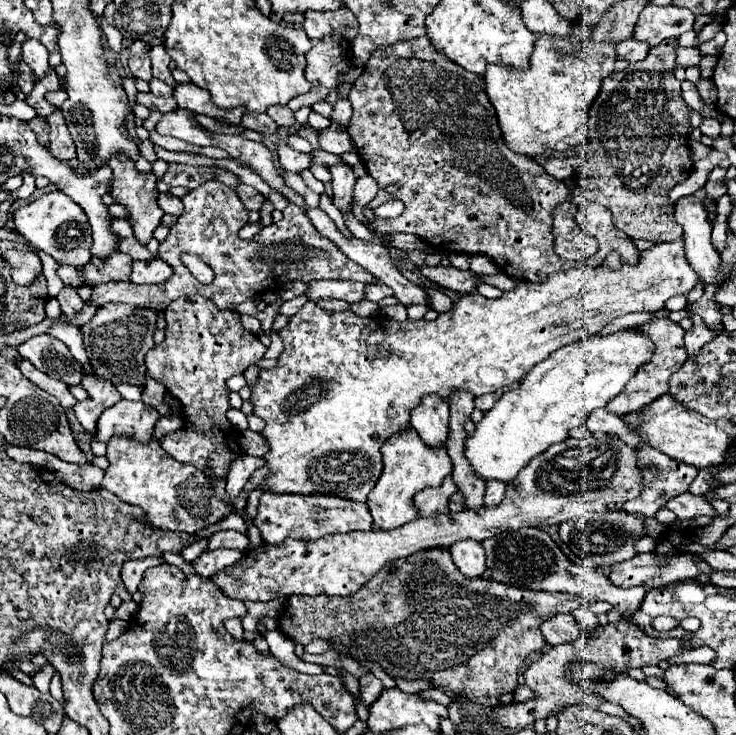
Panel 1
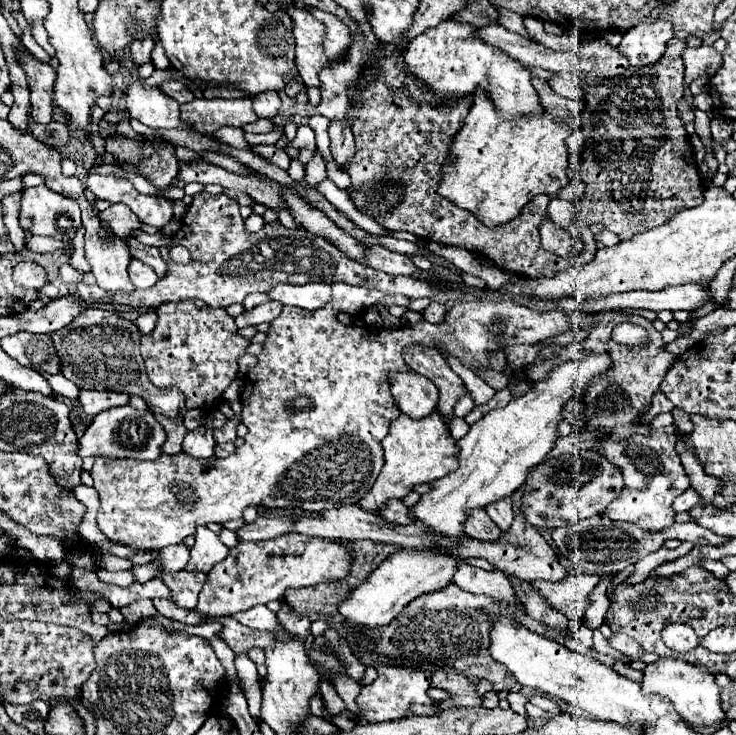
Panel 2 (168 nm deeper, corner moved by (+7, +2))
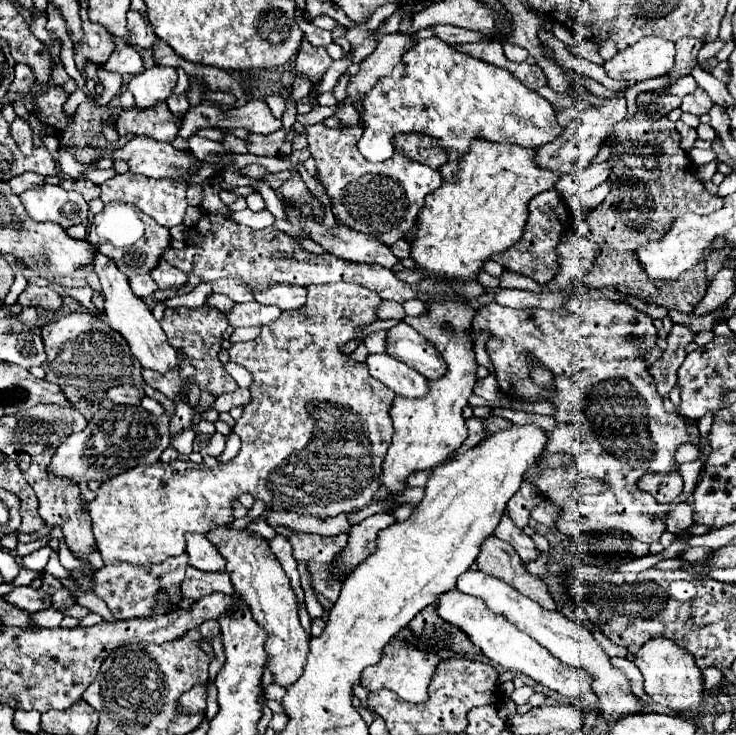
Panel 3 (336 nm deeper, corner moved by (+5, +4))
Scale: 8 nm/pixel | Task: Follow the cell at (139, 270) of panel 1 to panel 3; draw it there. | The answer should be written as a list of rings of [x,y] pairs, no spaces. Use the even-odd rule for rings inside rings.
[[[138,274],[138,276],[132,276],[132,278],[130,278],[130,288],[136,292],[136,296],[146,298],[146,296],[150,296],[158,286],[156,286],[156,282],[152,280],[150,274]]]

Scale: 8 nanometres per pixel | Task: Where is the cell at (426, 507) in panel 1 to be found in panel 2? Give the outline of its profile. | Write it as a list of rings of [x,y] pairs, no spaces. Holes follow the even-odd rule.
[[[396,498],[388,500],[388,506],[384,506],[384,510],[378,510],[378,516],[386,522],[400,524],[400,526],[406,526],[406,524],[412,522],[412,518],[408,516],[408,508]]]

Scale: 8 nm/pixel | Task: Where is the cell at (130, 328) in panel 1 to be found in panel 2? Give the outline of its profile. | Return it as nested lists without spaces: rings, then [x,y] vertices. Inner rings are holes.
[[[88,308],[68,326],[64,326],[64,330],[56,330],[52,334],[52,342],[60,358],[60,374],[72,380],[80,390],[112,390],[136,394],[148,402],[150,412],[154,414],[164,414],[168,418],[184,416],[184,394],[174,388],[160,390],[148,380],[144,360],[140,356],[140,336],[142,334],[138,326],[122,320],[118,312]]]

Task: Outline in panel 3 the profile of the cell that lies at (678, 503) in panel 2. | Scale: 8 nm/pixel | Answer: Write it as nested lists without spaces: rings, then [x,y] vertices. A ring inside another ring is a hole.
[[[690,500],[686,502],[680,502],[674,506],[674,510],[668,514],[666,518],[666,530],[678,534],[682,530],[686,530],[688,526],[692,526],[692,506],[690,506]]]

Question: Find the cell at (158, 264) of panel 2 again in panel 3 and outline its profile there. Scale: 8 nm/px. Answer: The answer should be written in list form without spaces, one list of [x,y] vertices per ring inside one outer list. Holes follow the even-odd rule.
[[[164,258],[158,260],[150,276],[156,280],[158,288],[180,288],[186,282],[186,276],[182,276],[182,272],[172,264],[168,264]]]

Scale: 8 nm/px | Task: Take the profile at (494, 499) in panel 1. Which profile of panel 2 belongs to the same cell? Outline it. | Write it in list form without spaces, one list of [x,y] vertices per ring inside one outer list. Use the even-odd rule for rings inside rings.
[[[504,498],[500,502],[494,502],[492,506],[486,506],[486,514],[498,524],[502,532],[508,532],[512,526],[512,500]]]

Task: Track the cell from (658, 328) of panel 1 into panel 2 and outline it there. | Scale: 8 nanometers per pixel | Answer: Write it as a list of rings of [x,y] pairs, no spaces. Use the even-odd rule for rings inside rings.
[[[604,310],[604,312],[570,312],[572,318],[572,330],[588,330],[588,336],[580,342],[572,342],[564,346],[556,358],[546,360],[538,366],[530,366],[526,376],[530,382],[538,382],[540,378],[546,378],[550,370],[556,368],[556,364],[564,364],[568,360],[578,360],[582,354],[590,352],[602,352],[612,358],[612,366],[608,372],[600,374],[592,386],[588,386],[582,402],[584,410],[578,414],[578,418],[586,424],[588,432],[602,432],[604,438],[594,446],[608,458],[616,468],[620,468],[624,476],[624,490],[612,502],[608,508],[604,508],[602,516],[608,516],[610,520],[620,522],[632,522],[642,530],[660,532],[668,528],[674,522],[674,510],[672,502],[680,494],[684,494],[690,488],[690,478],[682,468],[680,458],[674,452],[676,444],[676,428],[674,424],[668,428],[650,428],[650,424],[642,424],[640,416],[650,408],[652,392],[658,390],[666,370],[674,364],[676,356],[670,352],[664,352],[662,336],[654,330],[652,322],[642,316],[624,314],[618,310]],[[632,322],[648,330],[648,346],[622,346],[610,340],[610,332],[616,324]],[[630,426],[630,428],[628,428]],[[632,426],[636,426],[632,430]]]

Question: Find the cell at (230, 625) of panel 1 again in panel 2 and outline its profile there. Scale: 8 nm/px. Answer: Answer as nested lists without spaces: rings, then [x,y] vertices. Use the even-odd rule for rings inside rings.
[[[240,654],[240,656],[236,656],[236,670],[238,670],[240,684],[242,684],[242,692],[250,704],[250,714],[254,718],[258,718],[260,716],[260,704],[262,704],[262,688],[258,682],[260,678],[256,672],[256,664],[246,654]]]

